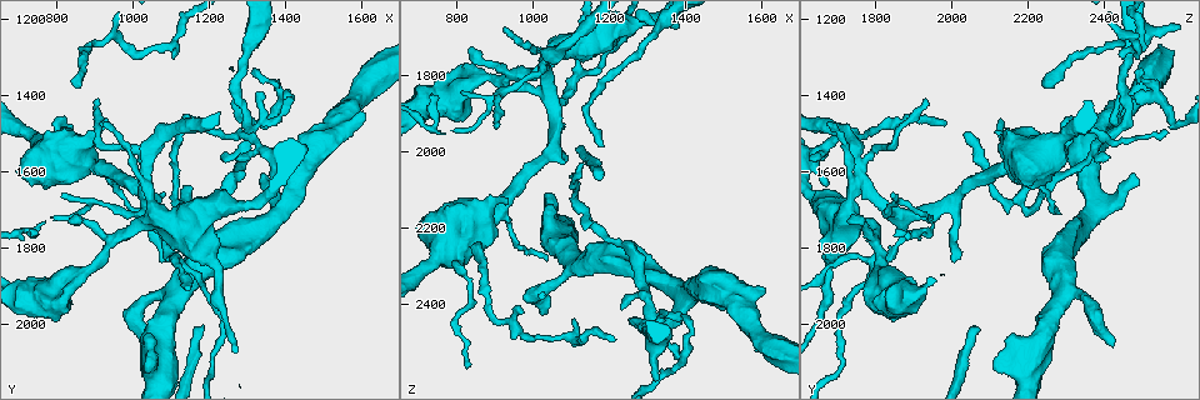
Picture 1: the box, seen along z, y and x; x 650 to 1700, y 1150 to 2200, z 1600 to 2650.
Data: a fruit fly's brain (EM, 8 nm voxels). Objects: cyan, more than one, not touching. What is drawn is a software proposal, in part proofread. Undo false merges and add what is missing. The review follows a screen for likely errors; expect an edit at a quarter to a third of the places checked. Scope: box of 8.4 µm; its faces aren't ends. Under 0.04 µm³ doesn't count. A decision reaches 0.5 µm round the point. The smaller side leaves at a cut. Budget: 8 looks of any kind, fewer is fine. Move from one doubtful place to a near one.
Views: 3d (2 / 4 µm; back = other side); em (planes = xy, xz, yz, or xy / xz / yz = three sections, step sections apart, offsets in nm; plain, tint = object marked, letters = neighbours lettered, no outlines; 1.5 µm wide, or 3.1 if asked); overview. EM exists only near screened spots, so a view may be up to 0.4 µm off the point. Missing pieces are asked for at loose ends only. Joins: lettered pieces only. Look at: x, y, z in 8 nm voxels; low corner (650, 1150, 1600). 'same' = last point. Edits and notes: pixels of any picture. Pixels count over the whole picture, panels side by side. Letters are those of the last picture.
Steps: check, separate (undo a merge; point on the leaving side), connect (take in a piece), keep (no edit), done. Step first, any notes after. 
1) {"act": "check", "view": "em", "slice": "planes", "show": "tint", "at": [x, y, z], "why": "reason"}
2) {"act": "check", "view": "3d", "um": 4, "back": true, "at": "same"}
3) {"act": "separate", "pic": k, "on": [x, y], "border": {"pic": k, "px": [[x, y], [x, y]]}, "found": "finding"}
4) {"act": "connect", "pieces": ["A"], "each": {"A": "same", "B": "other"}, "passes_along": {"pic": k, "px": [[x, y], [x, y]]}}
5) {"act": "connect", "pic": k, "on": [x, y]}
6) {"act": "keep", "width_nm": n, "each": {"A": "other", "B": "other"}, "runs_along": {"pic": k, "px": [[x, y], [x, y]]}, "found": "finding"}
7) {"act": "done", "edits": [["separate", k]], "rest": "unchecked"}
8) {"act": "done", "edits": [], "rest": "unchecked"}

{"act": "check", "view": "em", "slice": "planes", "show": "plain", "at": [1120, 1500, 2030], "why": "tapers out"}

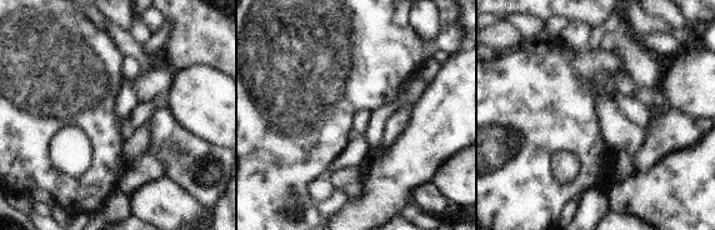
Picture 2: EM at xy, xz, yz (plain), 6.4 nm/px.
{"act": "check", "view": "em", "slice": "planes", "show": "tint", "at": "same", "why": "where the object lies"}

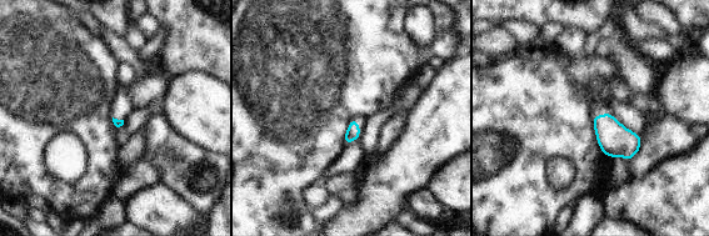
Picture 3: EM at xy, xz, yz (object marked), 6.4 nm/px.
{"act": "check", "view": "em", "slice": "planes", "show": "letters", "at": "same"}

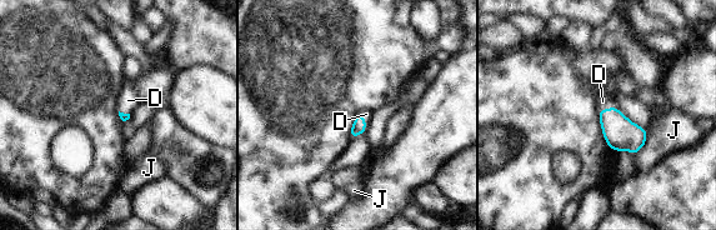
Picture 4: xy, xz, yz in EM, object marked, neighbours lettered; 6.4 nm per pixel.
{"act": "connect", "pieces": ["D"], "each": {"D": "same", "J": "other"}, "passes_along": {"pic": 4, "px": [[620, 134], [605, 109], [602, 101]]}, "found": "it goes on there"}

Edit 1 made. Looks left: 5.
{"act": "check", "view": "em", "slice": "xy", "step": 4, "show": "tint", "at": [1040, 1710, 2280], "why": "tapers out"}

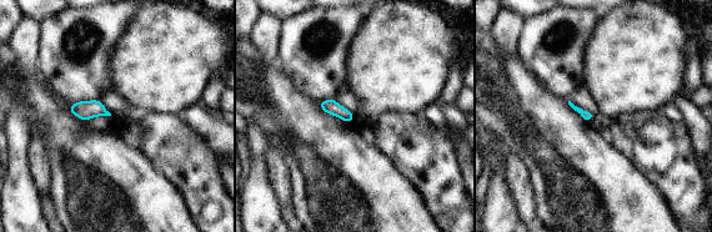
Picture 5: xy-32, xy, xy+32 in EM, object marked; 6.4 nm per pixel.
{"act": "check", "view": "em", "slice": "xz", "step": 8, "show": "letters", "at": "same", "why": "another direction"}

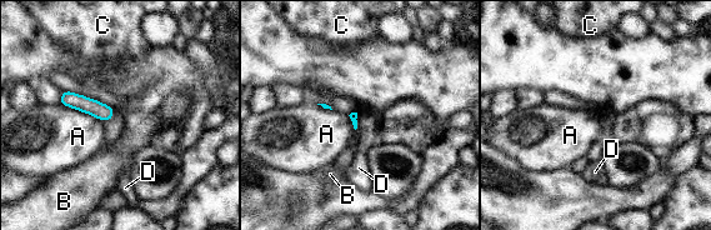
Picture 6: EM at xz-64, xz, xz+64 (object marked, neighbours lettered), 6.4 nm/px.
{"act": "keep", "each": {"A": "other", "B": "other", "C": "other", "D": "other"}, "border": {"pic": 6, "px": [[357, 113], [355, 129]]}, "found": "none of them fits"}

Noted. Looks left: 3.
{"act": "check", "view": "3d", "um": 2, "at": [1080, 1835, 1995], "why": "free end"}

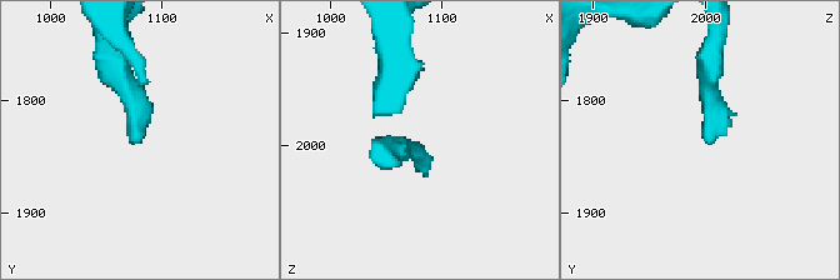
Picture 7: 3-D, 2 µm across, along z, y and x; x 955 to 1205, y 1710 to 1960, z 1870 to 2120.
{"act": "check", "view": "em", "slice": "yz", "step": 8, "show": "letters", "at": [1076, 1836, 1998], "why": "now the EM"}

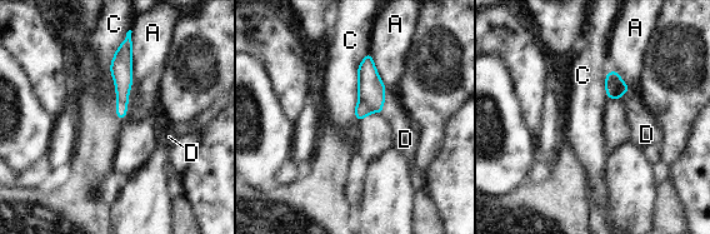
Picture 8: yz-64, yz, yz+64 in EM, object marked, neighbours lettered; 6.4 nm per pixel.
{"act": "connect", "pieces": ["D"], "each": {"A": "other", "C": "other", "D": "same"}, "passes_along": {"pic": 8, "px": [[370, 88], [384, 101], [393, 110]]}, "found": "it goes on there"}

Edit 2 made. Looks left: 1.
{"act": "done", "edits": [["connect", 4], ["connect", 8]], "rest": "unchecked"}

